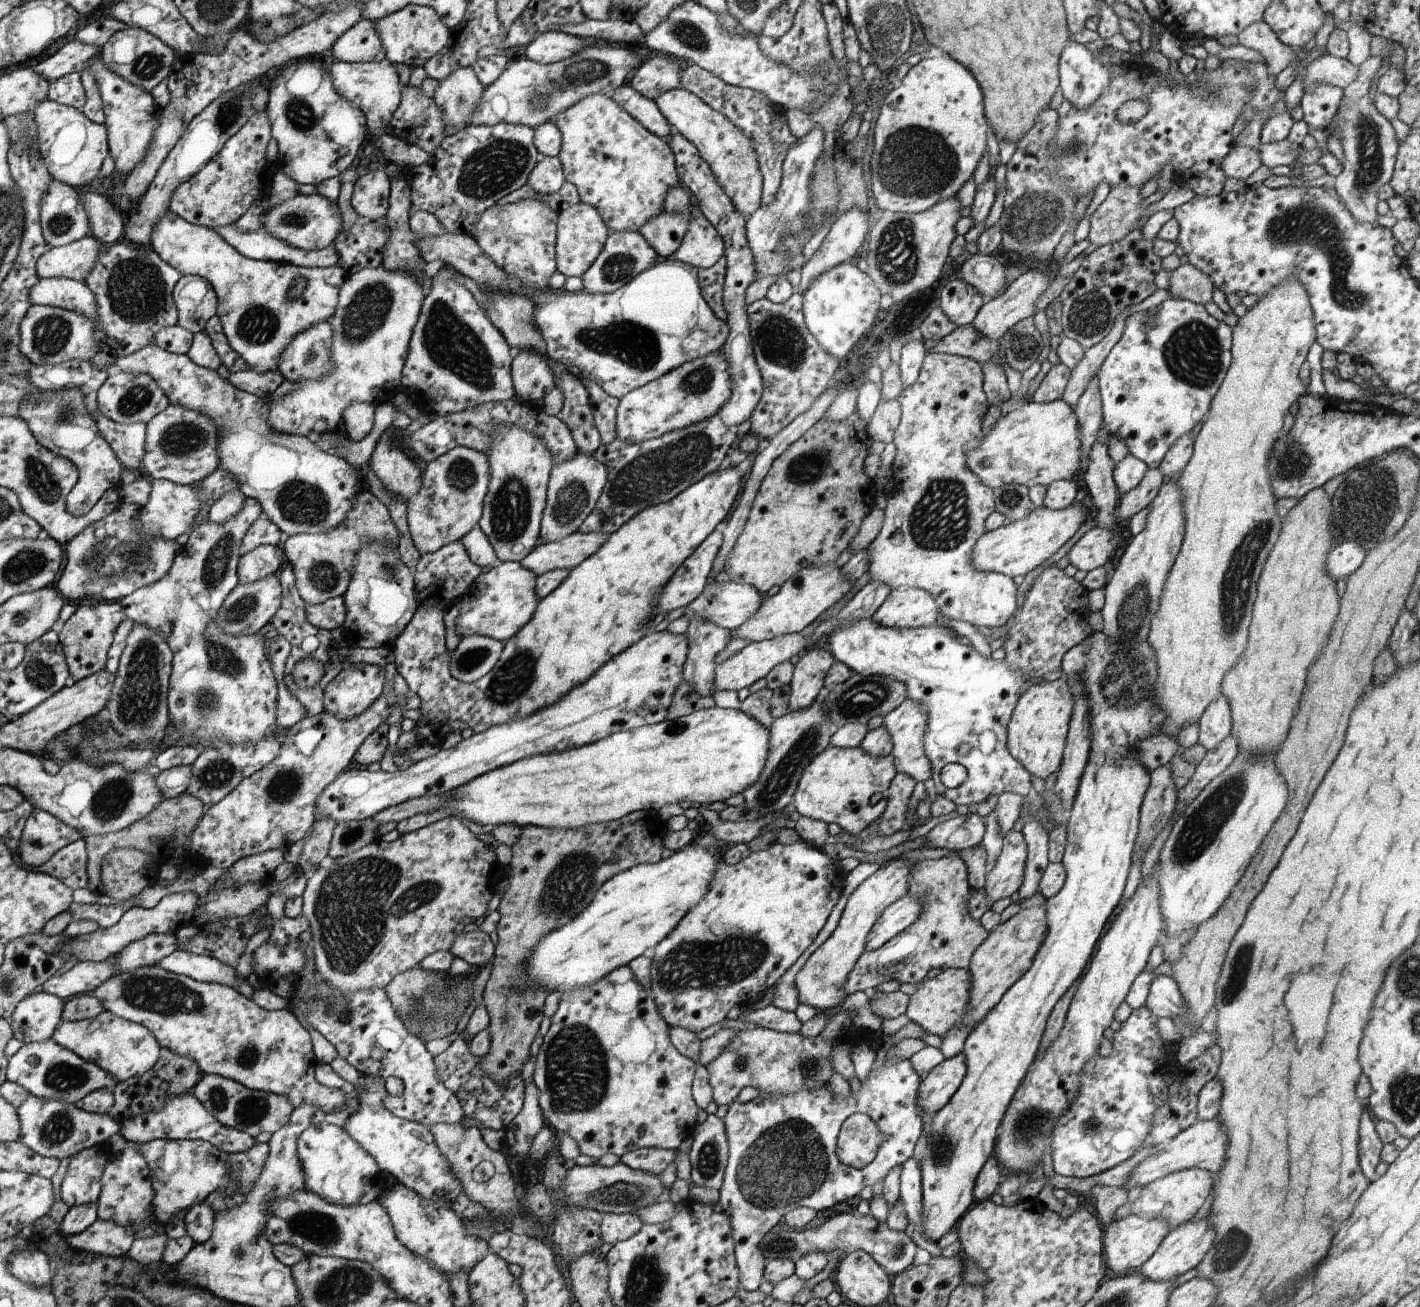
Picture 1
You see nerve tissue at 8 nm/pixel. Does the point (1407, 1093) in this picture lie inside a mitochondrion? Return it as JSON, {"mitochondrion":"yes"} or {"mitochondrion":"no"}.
{"mitochondrion":"yes"}

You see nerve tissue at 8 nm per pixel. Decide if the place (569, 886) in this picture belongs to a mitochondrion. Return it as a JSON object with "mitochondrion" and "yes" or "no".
{"mitochondrion":"yes"}

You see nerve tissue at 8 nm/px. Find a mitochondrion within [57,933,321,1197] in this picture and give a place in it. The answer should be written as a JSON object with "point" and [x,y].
{"point":[160,996]}

